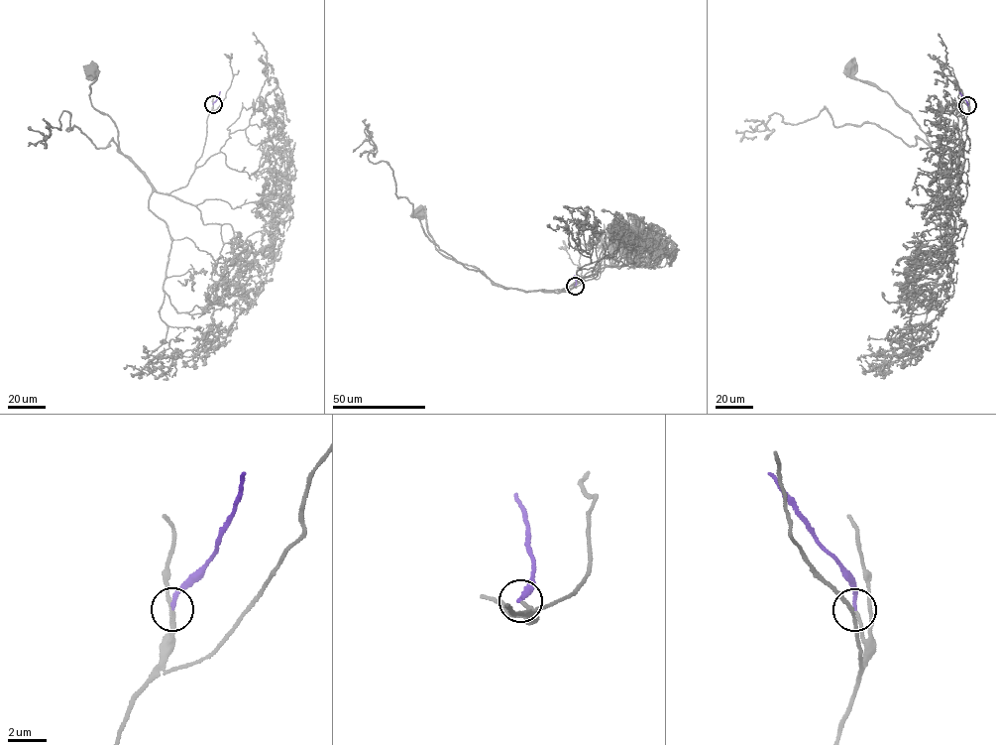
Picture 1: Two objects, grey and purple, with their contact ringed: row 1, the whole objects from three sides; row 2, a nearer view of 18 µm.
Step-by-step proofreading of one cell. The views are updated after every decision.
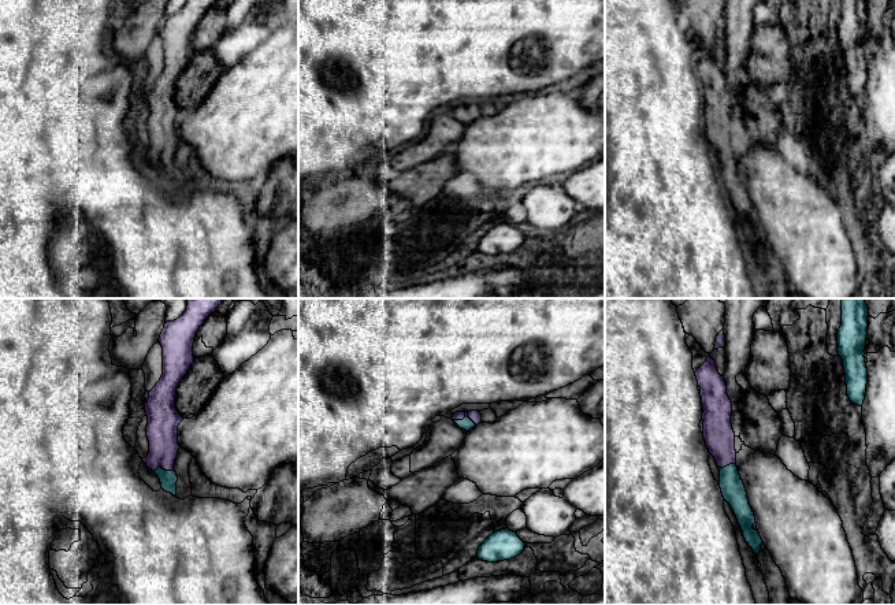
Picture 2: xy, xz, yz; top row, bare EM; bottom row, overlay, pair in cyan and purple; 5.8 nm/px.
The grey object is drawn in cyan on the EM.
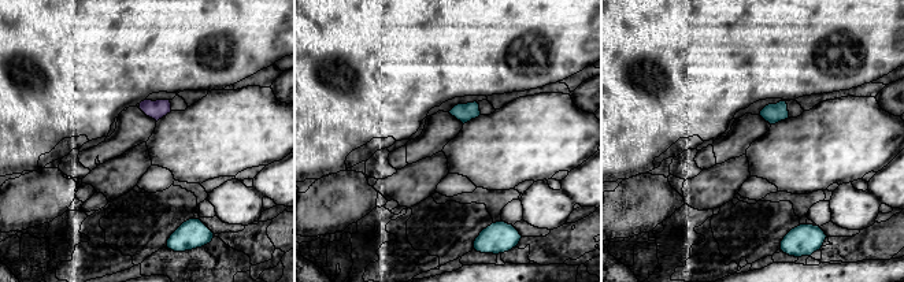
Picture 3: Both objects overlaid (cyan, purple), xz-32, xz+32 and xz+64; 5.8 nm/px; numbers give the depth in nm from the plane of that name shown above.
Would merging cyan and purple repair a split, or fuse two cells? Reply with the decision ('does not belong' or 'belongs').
belongs

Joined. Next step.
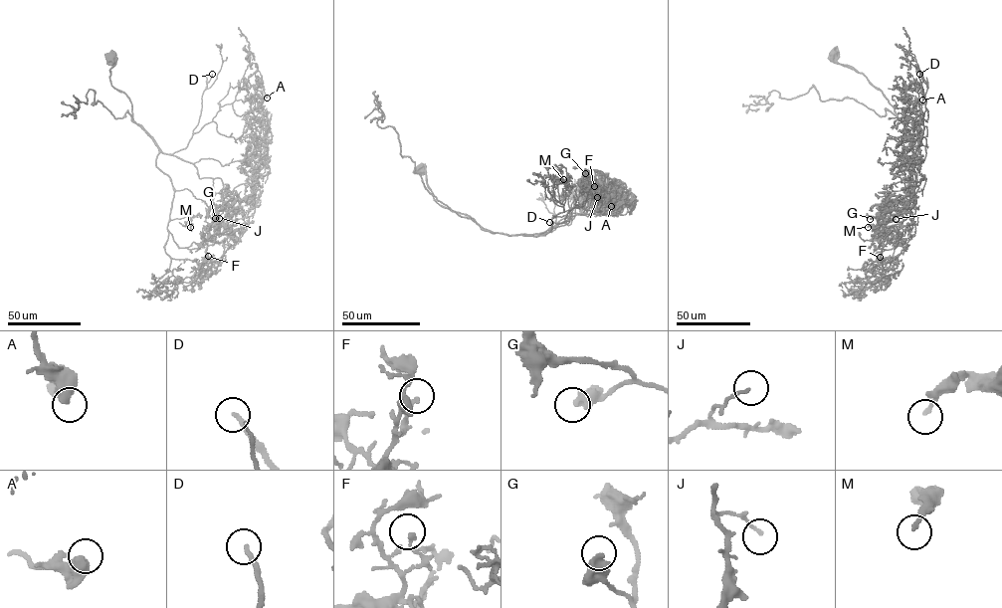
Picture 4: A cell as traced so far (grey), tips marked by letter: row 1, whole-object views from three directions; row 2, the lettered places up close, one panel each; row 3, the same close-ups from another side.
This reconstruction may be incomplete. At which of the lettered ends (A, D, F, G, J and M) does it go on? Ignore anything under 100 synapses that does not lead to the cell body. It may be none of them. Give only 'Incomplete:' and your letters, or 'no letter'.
Incomplete: D

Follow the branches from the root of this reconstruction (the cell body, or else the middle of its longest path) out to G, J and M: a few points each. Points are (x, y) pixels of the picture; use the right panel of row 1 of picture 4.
G: (834, 53), (835, 62), (882, 91), (911, 138), (912, 193), (894, 200), (894, 217), (870, 219)
J: (834, 53), (882, 91), (910, 135), (915, 186), (878, 224), (896, 219)
M: (834, 53), (835, 62), (853, 67), (882, 91), (912, 142), (916, 177), (906, 219), (894, 213), (868, 227)

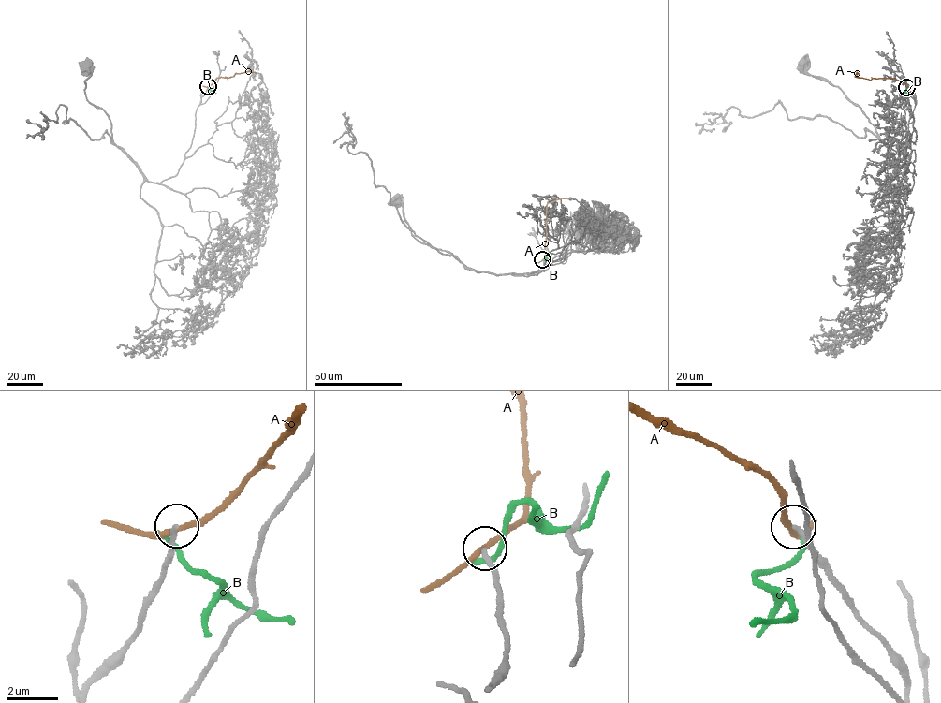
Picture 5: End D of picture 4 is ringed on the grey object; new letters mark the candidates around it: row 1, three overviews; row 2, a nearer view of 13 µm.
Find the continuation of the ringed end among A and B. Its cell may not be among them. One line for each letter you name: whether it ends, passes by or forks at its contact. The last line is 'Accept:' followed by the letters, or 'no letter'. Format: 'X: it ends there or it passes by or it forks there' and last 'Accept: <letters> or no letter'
Accept: no letter

